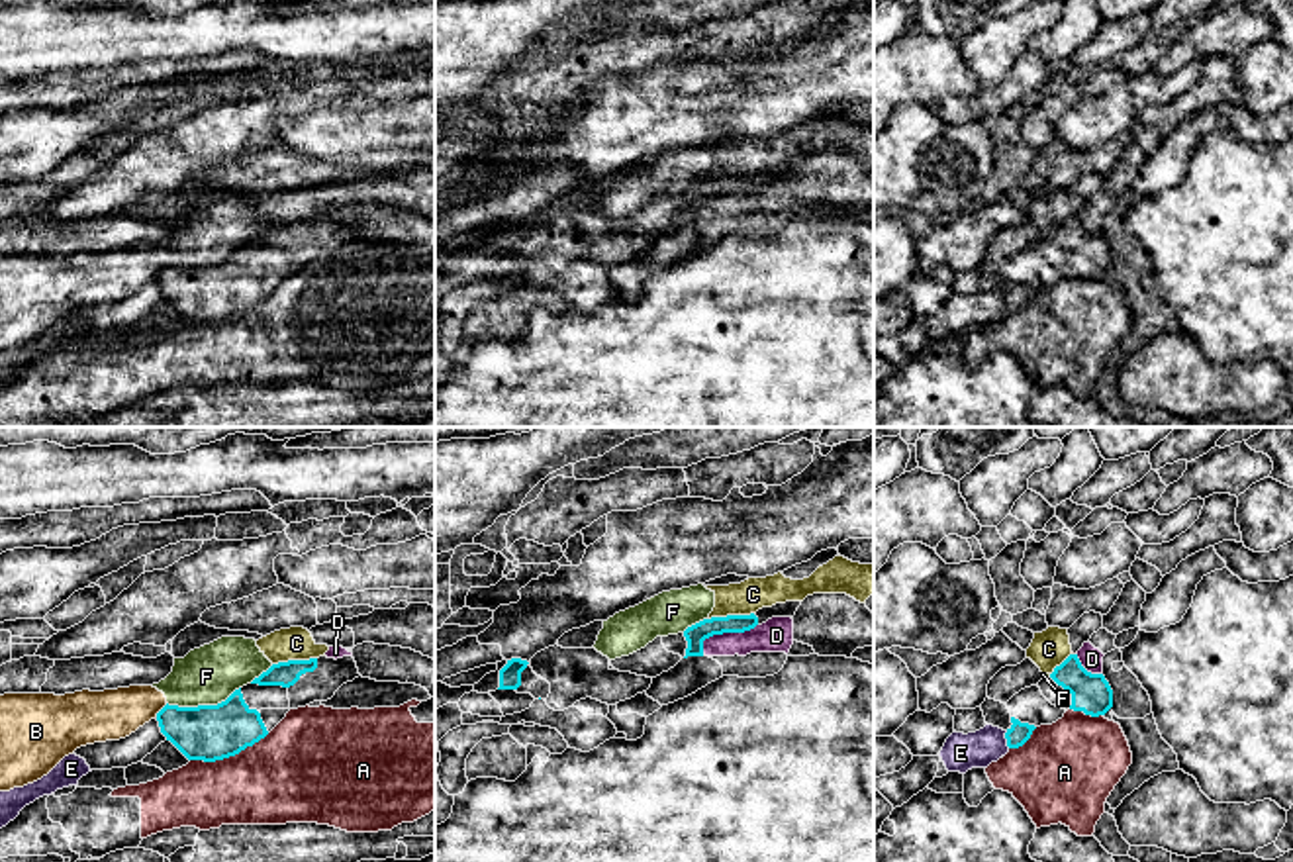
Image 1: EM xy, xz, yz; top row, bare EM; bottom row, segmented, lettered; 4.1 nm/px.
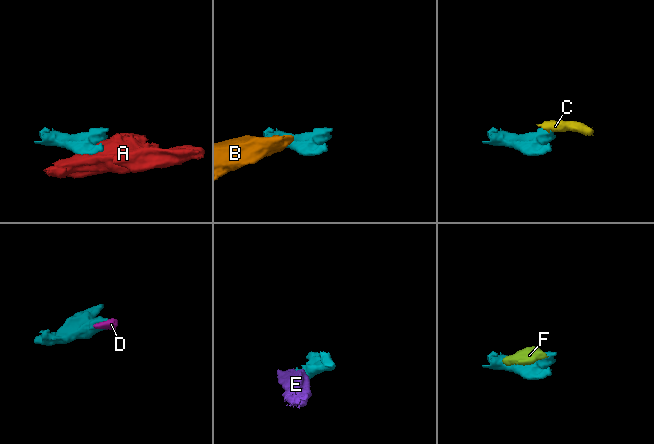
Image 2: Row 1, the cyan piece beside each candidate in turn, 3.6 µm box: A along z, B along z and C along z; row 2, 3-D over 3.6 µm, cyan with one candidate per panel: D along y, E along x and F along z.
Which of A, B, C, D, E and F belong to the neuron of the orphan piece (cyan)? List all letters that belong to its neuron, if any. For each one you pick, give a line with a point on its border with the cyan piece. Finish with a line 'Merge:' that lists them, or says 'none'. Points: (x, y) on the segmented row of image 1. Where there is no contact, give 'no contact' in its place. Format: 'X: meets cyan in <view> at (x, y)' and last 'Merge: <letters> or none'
Merge: none

